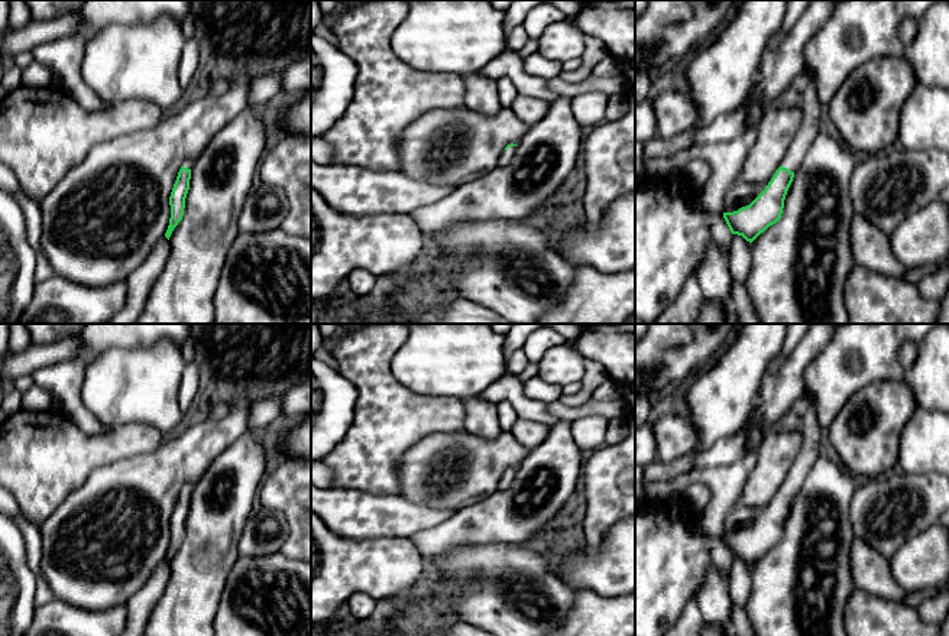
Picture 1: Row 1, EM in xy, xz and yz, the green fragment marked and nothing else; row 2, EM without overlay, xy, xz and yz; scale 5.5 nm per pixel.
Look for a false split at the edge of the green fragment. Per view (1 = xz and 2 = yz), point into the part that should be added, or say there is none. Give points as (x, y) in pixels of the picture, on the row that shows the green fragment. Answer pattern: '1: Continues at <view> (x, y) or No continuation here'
1: Continues at xz (507, 156)
2: Continues at yz (810, 103)

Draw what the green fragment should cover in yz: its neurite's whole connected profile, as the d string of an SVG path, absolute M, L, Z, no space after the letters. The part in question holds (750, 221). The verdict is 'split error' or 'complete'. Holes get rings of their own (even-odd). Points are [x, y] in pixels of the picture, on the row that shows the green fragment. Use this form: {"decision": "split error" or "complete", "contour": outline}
{"decision": "split error", "contour": "M804 69L809 77L809 85L801 93L803 124L799 130L786 159L775 171L765 189L746 207L733 212L723 212L723 218L732 234L742 236L752 243L770 225L780 221L787 191L793 182L809 145L819 133L820 103L816 84L810 69Z"}

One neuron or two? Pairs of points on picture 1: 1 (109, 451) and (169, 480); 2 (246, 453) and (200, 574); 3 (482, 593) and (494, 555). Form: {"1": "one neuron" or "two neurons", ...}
{"1": "two neurons", "2": "one neuron", "3": "one neuron"}

